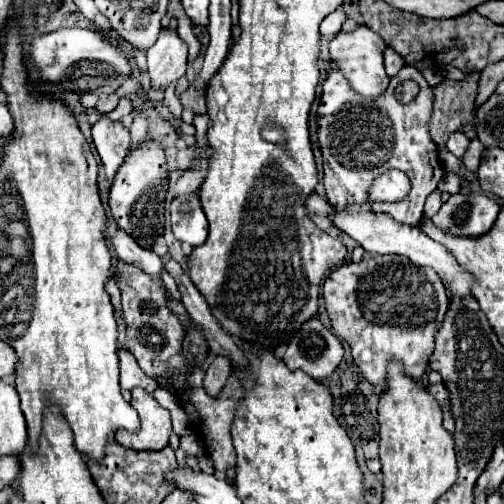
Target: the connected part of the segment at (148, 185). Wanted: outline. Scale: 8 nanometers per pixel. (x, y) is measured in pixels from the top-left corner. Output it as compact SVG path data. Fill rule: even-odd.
M145 140L135 148L131 148L125 158L125 164L113 178L109 206L119 228L125 230L139 246L151 248L155 240L163 234L167 188L169 188L169 166L165 160L163 146L157 140Z

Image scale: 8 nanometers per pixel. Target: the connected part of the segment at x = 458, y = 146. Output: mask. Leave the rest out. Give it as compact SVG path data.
M455 132L447 142L447 150L453 152L457 158L461 158L467 148L469 148L469 138L463 132Z

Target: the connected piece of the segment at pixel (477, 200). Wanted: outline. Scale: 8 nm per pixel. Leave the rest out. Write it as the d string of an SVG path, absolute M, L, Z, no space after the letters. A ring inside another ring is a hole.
M453 194L431 220L447 234L481 236L489 232L499 210L499 204L485 194Z

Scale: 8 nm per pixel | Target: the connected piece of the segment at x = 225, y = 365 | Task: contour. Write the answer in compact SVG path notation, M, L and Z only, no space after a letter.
M217 356L211 362L211 366L207 368L205 378L203 378L203 388L207 390L207 394L211 398L219 396L219 392L223 390L229 374L231 374L231 362L227 358L223 358L223 356Z

